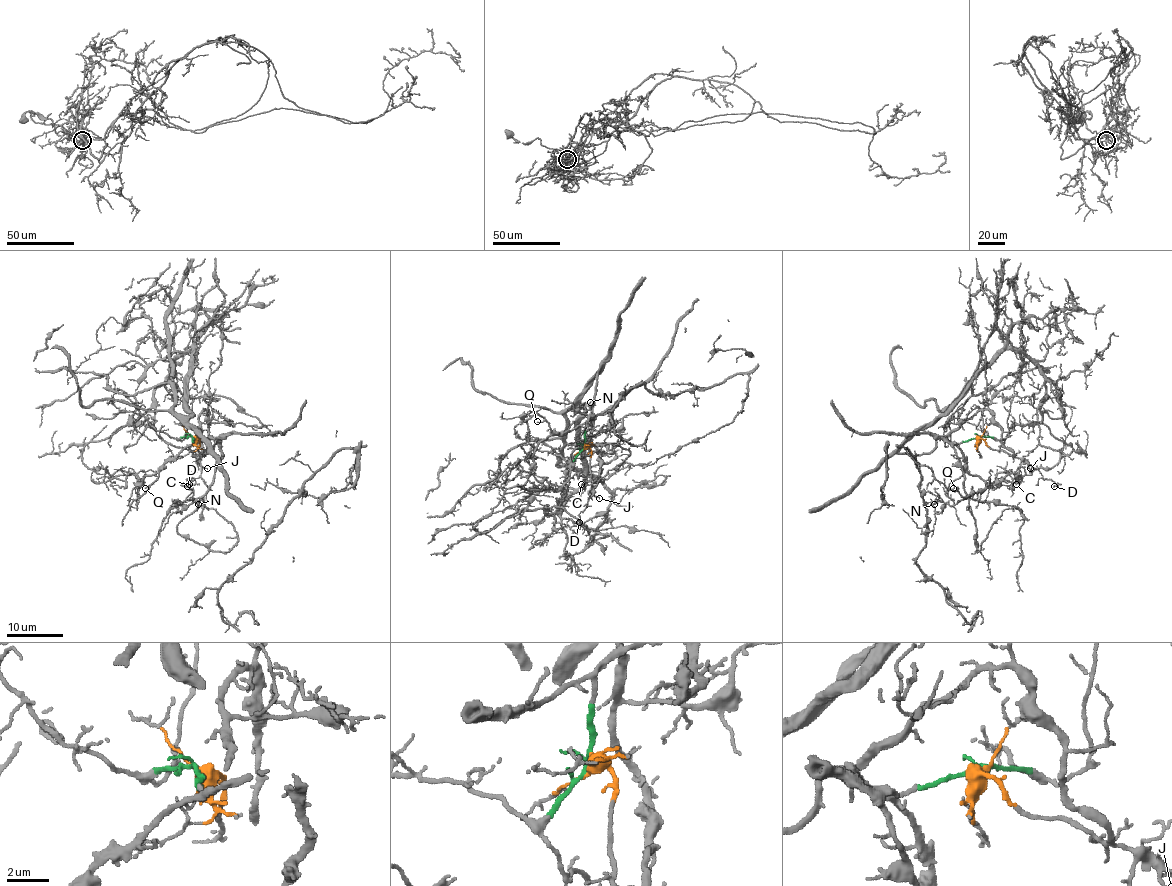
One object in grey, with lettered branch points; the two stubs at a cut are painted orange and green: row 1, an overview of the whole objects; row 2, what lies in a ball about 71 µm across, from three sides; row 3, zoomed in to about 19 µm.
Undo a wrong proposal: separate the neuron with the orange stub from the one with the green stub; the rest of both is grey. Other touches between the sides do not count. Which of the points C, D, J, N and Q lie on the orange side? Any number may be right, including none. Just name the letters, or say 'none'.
C, D, J

